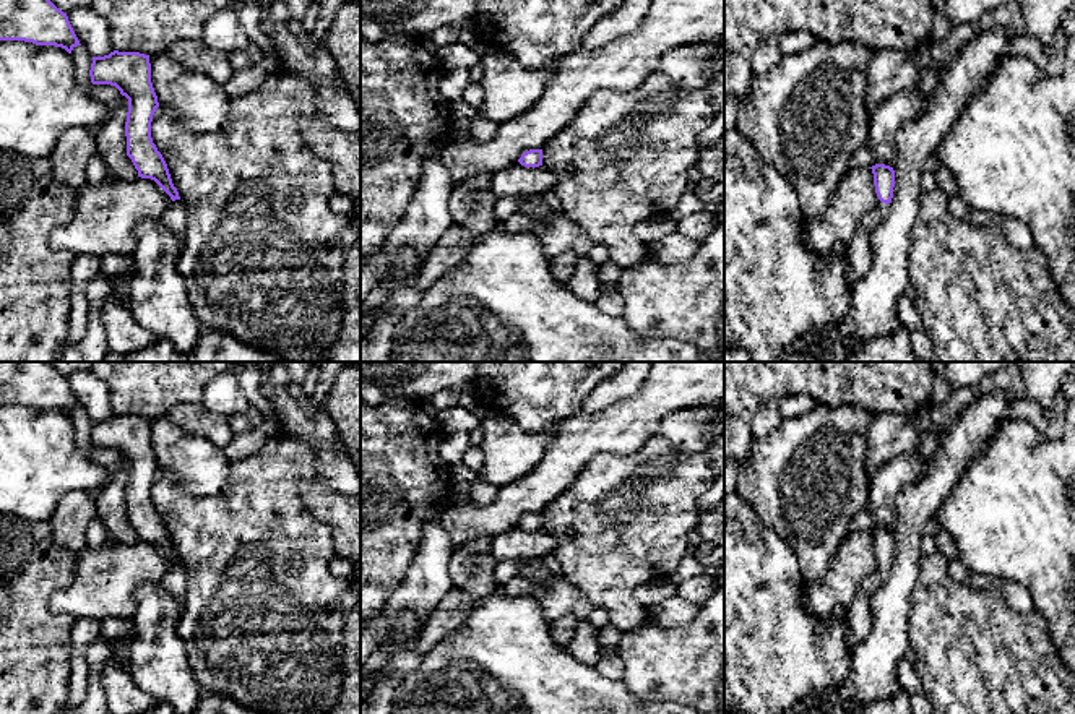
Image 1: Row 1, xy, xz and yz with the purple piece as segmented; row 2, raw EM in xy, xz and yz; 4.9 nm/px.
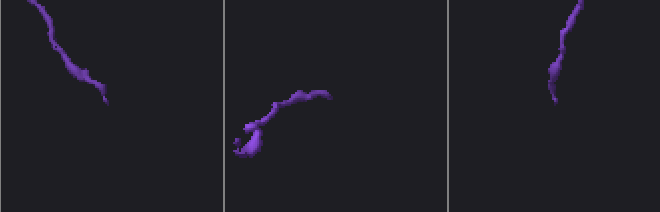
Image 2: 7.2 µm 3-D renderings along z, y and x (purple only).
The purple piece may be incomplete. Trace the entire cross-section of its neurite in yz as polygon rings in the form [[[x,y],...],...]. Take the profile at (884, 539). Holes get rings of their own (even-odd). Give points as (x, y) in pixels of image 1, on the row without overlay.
[[[885,527],[870,531],[874,537],[875,557],[879,560],[877,571],[866,578],[848,607],[844,623],[848,626],[848,644],[853,649],[872,628],[872,615],[869,602],[872,594],[887,581],[893,561],[895,534]]]

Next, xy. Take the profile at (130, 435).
[[[114,414],[104,420],[93,420],[89,440],[93,448],[115,449],[128,462],[127,519],[138,534],[138,540],[154,544],[171,560],[172,566],[159,584],[183,604],[187,574],[172,547],[167,527],[151,501],[151,485],[159,466],[151,446],[149,419]]]

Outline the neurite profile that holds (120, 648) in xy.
[[[120,639],[114,644],[112,659],[125,670],[128,670],[128,654],[130,654],[132,641]]]

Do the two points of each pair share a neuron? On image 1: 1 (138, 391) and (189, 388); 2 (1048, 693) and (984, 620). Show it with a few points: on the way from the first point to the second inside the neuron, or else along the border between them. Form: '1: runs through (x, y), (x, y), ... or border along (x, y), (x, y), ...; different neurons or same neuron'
1: runs through (151, 388), (176, 388); same neuron
2: runs through (1030, 677), (991, 638); same neuron

